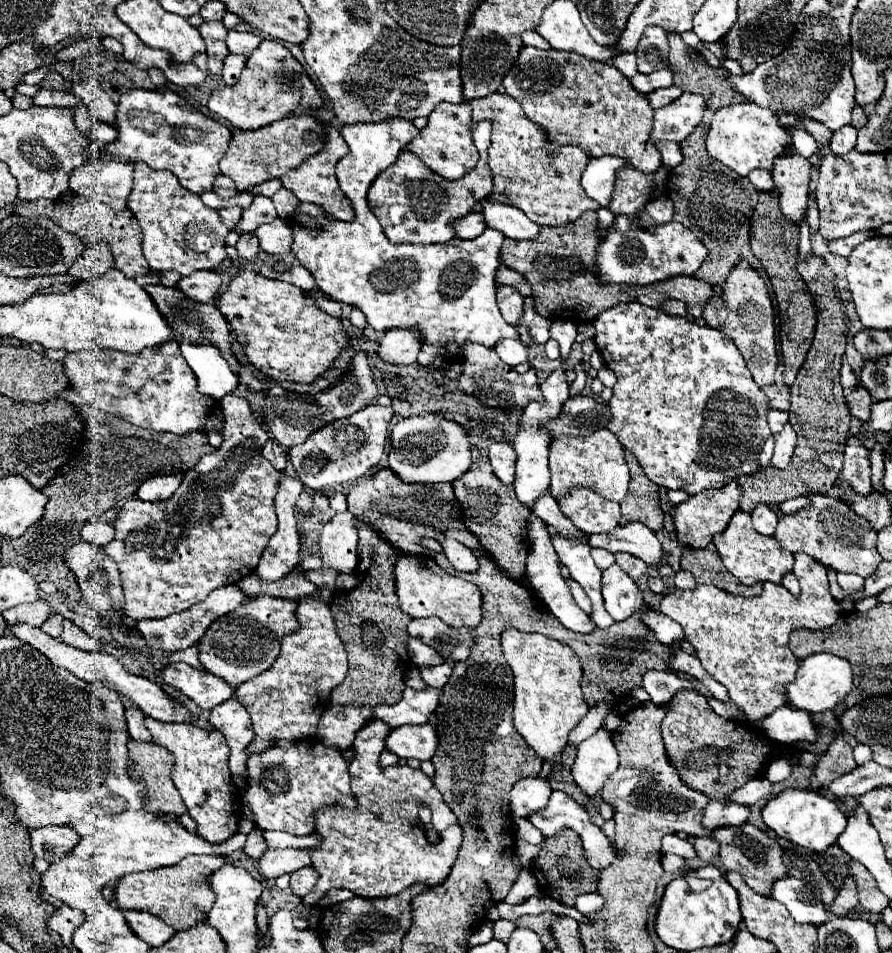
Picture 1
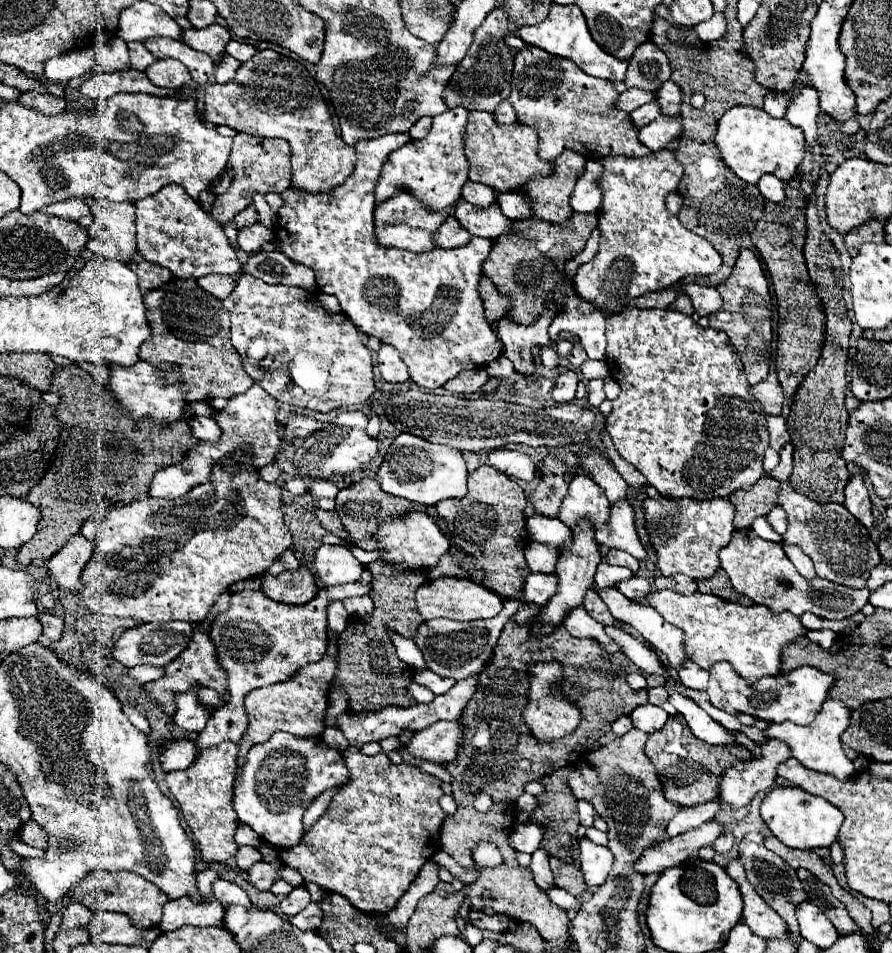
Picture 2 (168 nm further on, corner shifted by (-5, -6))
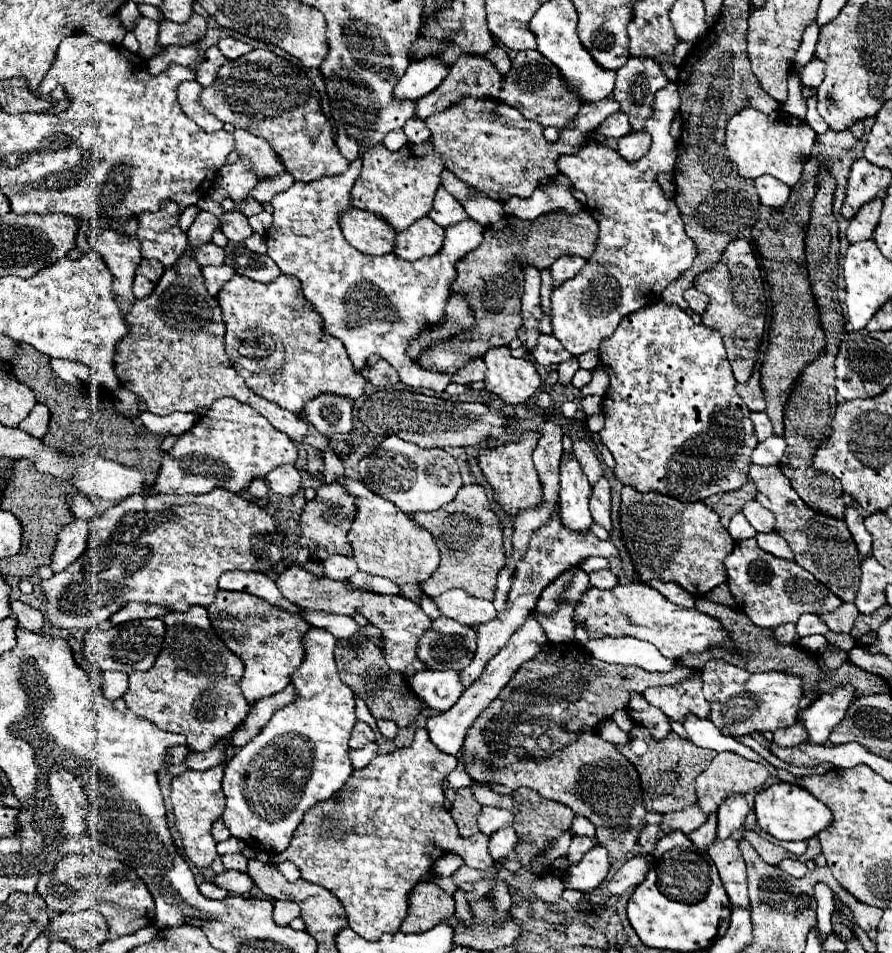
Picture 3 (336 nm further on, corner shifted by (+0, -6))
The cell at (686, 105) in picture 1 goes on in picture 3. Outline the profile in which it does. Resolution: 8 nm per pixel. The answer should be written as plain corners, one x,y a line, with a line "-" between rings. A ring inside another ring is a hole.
642,130
642,134
626,134
618,140
616,152
626,160
626,162
636,162
640,160
646,152
650,150
650,134

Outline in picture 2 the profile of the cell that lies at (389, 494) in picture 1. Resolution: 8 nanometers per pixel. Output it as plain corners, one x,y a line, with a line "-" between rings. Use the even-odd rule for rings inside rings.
365,478
357,484
351,484
349,488
339,490
337,498
335,498
337,506
335,512
341,516
345,528
351,534
351,542
363,550
377,550
377,538
375,532
389,520
397,520
397,518
405,518
409,516
407,512
413,512
413,502
407,498
399,498
393,494
387,494
381,490
379,482
375,478

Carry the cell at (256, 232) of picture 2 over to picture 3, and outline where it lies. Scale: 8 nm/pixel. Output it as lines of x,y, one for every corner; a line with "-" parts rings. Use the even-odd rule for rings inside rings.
238,210
224,212
224,216
220,220
220,230
232,242
242,242
242,240
246,240
252,234
248,218
242,212
238,212

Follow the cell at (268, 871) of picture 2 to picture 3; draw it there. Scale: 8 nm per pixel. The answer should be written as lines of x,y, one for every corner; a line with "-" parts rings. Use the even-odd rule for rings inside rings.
224,870
224,872
216,874
212,878
212,882
216,886
220,886
222,890
226,890
228,894
240,894
240,896
250,894
250,888
254,886
254,882
250,882
250,876
248,874
234,872
234,870

